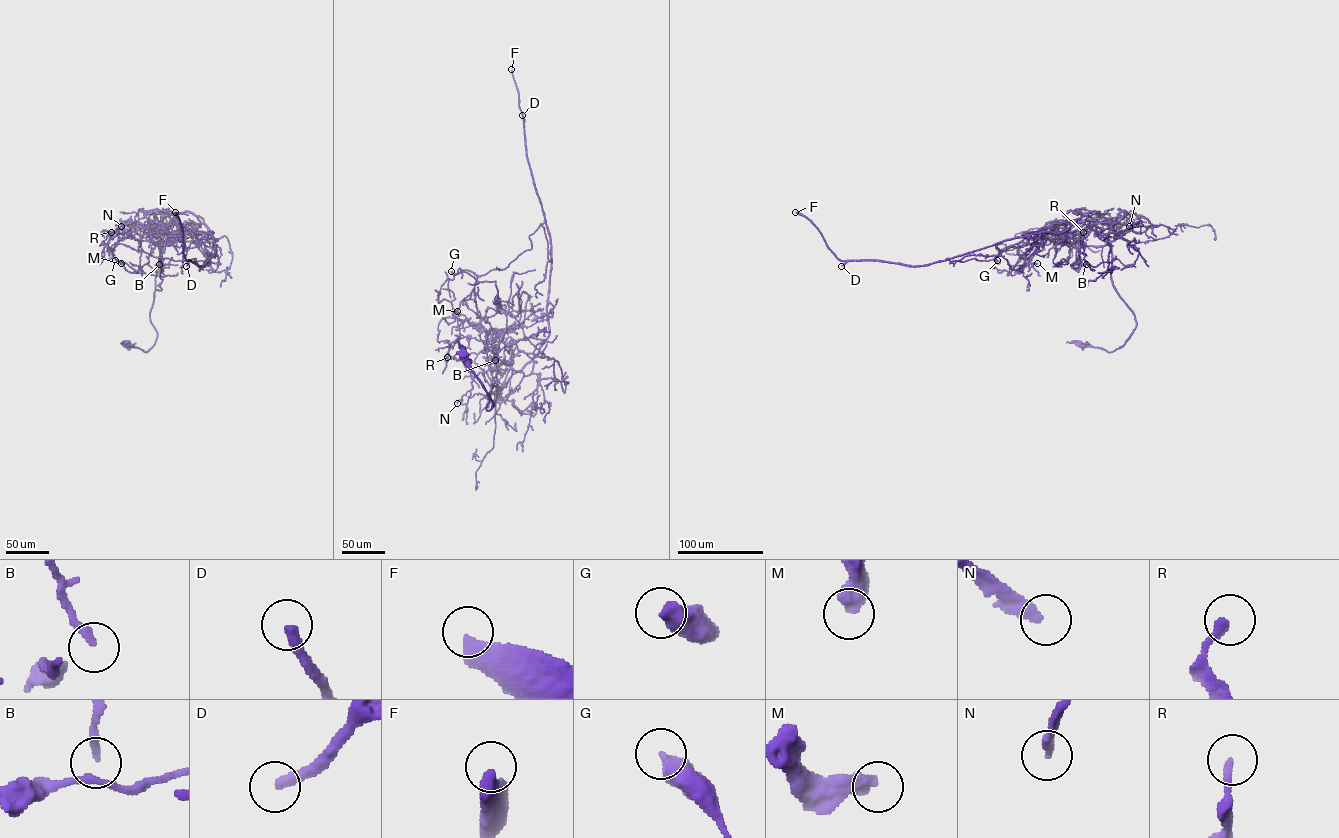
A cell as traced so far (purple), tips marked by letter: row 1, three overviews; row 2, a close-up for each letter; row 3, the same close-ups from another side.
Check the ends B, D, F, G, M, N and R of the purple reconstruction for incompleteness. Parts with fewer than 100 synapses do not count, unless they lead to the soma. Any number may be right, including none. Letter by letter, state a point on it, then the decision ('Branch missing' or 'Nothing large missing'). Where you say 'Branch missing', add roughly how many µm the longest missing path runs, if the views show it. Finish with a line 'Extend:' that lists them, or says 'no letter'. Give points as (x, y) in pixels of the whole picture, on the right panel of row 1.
B: Place: (1086, 264). Nothing large missing
D: Place: (841, 266). Branch missing. Missing length about 400 µm
F: Place: (795, 212). Branch missing. Missing length about 350 µm
G: Place: (997, 260). Nothing large missing
M: Place: (1037, 263). Nothing large missing
N: Place: (1129, 226). Branch missing. Missing length about 80 µm
R: Place: (1083, 232). Nothing large missing
Extend: D, F, N

